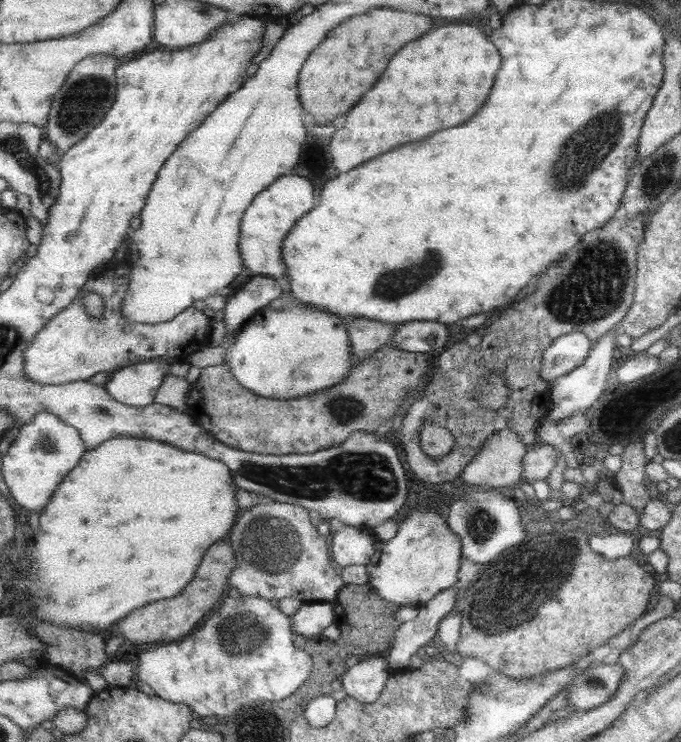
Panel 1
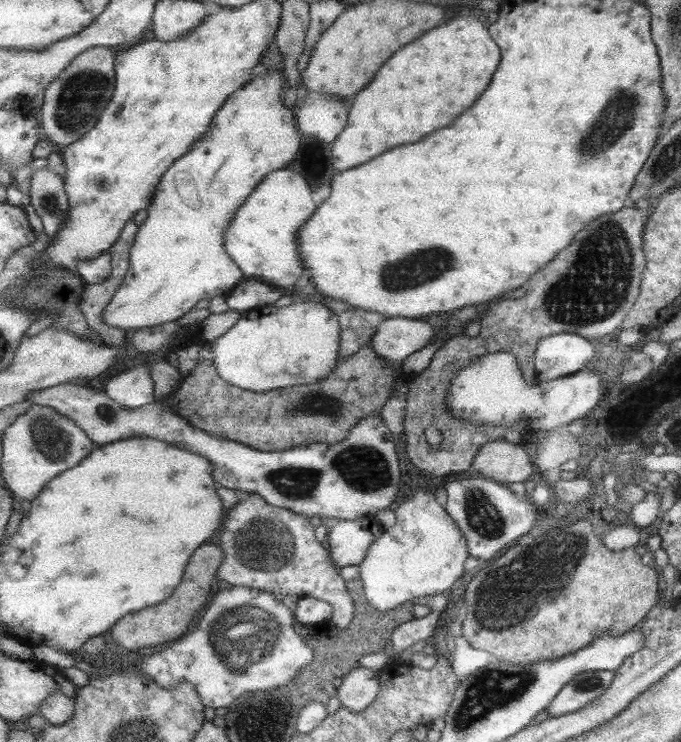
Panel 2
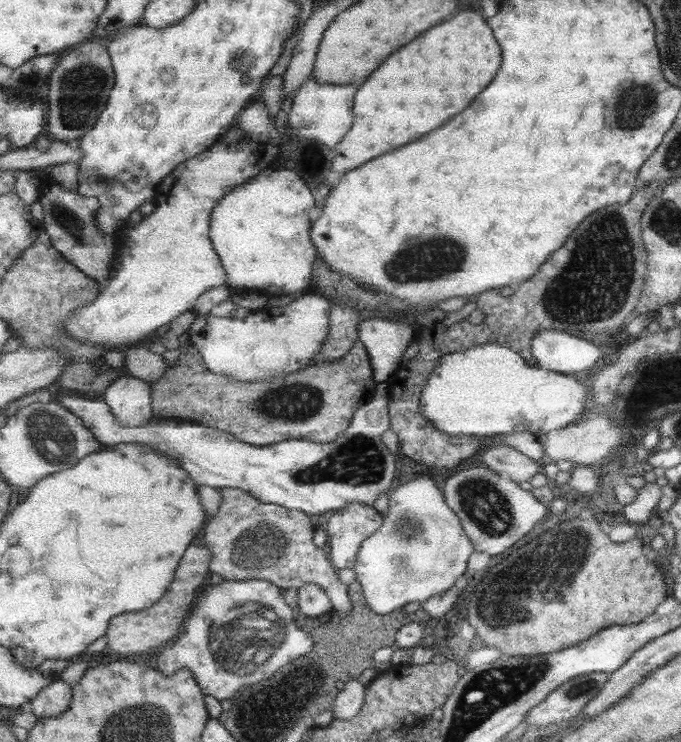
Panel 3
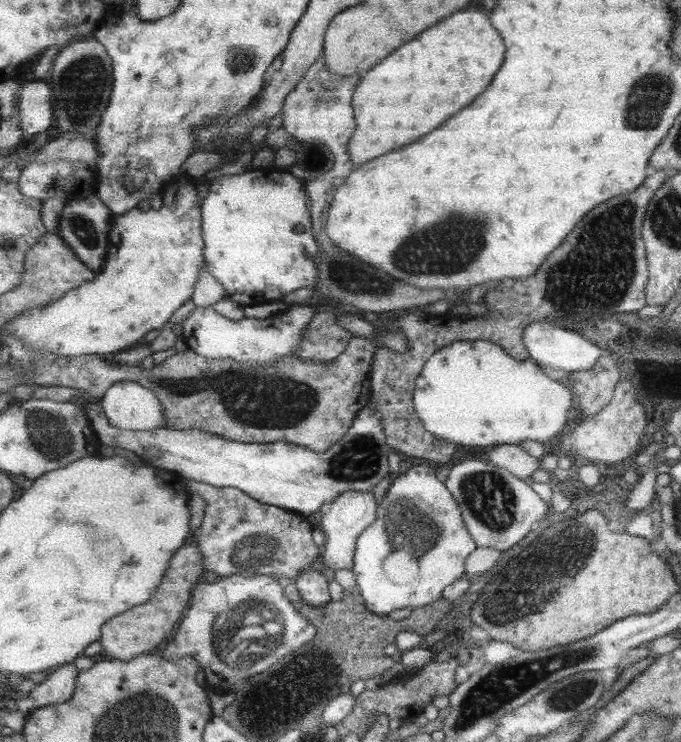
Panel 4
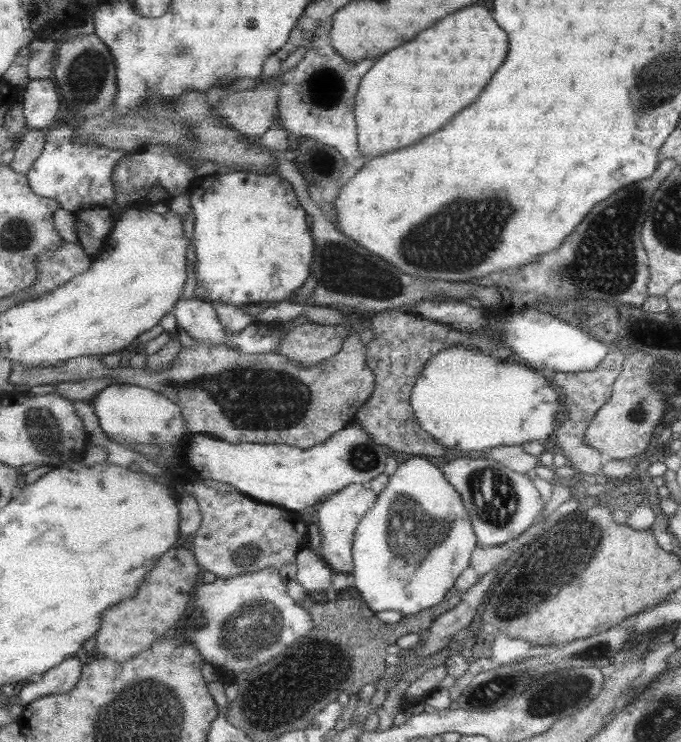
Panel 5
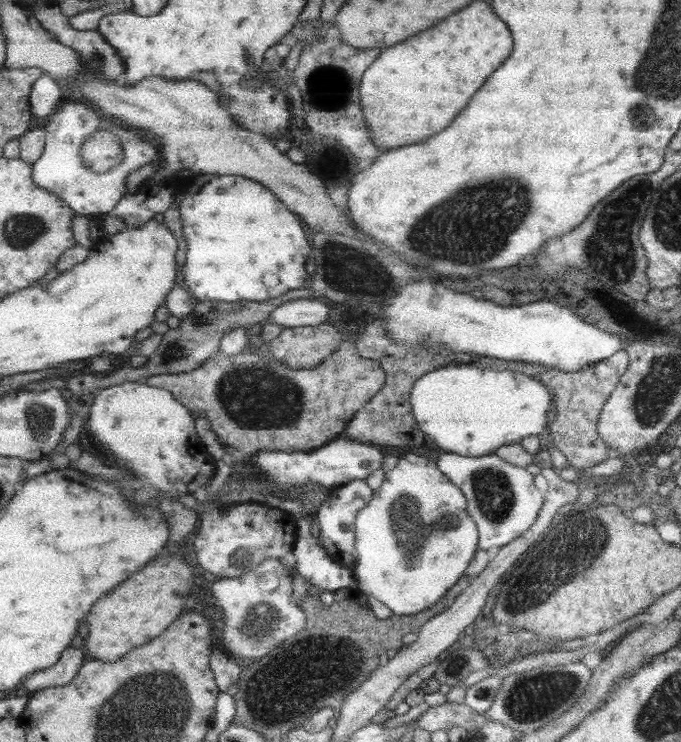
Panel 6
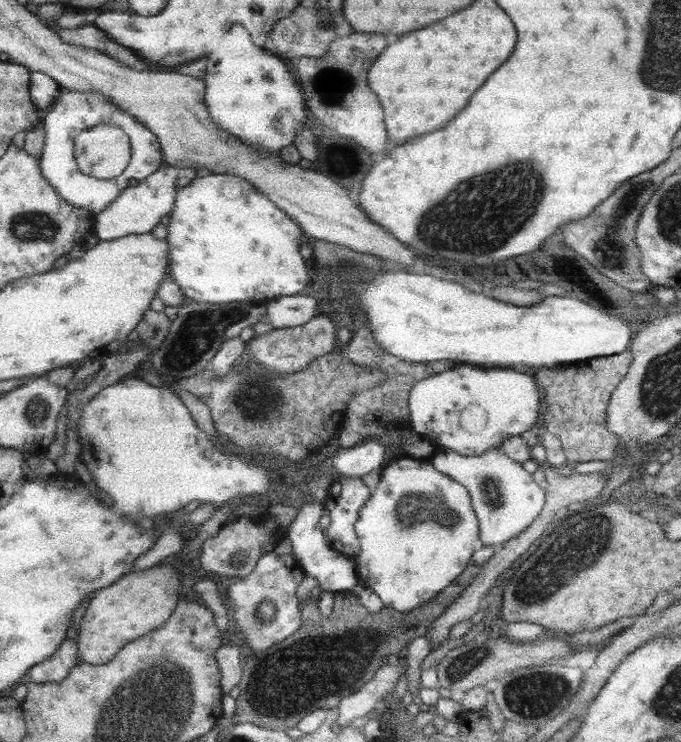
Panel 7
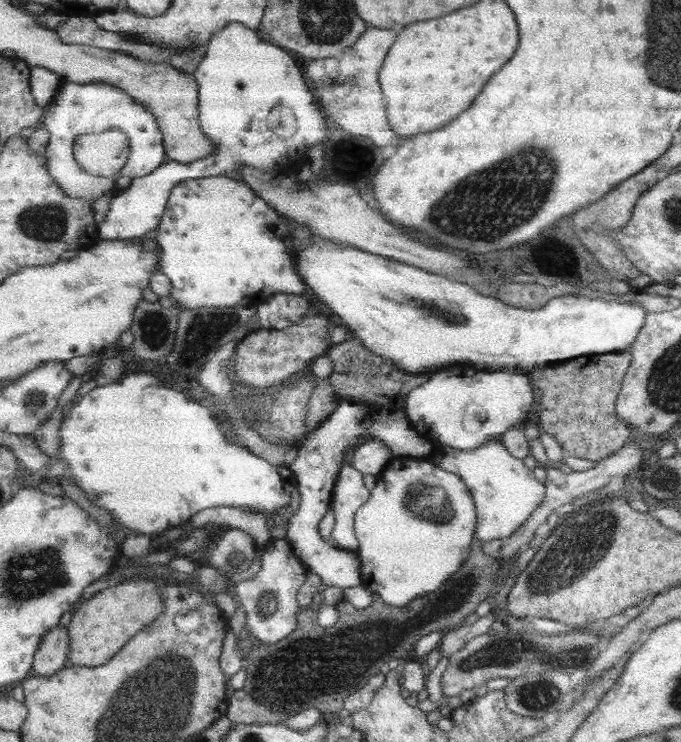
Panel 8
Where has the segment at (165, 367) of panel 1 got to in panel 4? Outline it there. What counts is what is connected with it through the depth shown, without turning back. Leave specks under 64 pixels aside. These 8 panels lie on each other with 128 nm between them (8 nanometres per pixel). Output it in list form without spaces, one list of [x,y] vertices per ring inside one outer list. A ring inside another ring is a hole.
[[[116,381],[101,396],[101,406],[110,426],[119,429],[168,428],[156,393],[136,382]]]

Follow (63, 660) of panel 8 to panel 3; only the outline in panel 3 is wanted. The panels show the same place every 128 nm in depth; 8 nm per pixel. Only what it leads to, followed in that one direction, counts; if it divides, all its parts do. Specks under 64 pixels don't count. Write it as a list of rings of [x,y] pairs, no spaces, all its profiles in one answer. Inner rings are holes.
[[[54,676],[36,697],[30,699],[30,712],[38,719],[54,718],[66,711],[71,703],[73,690],[64,679]]]

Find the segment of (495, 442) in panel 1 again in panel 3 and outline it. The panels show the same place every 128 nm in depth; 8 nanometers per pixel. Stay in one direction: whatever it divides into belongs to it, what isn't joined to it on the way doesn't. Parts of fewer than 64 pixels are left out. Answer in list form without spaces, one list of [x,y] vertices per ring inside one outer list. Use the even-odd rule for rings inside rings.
[[[493,444],[482,454],[482,465],[494,470],[499,475],[504,474],[509,480],[518,484],[530,481],[543,470],[528,456],[508,446]]]

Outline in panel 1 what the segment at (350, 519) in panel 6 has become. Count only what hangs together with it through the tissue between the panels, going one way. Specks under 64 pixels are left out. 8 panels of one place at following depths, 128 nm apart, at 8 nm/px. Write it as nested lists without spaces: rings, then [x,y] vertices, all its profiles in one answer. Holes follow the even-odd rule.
[[[344,525],[329,537],[329,550],[339,569],[351,564],[367,565],[380,546],[370,527]]]

